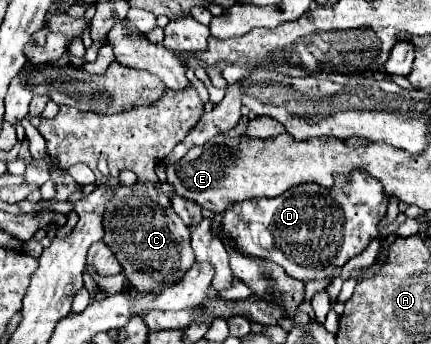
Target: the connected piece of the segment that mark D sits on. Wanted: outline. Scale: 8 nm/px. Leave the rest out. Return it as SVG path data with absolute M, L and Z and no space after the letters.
M355 170L347 184L343 176L337 176L337 184L331 190L305 184L277 198L233 204L223 212L221 224L241 252L283 266L283 270L297 280L323 280L333 268L361 254L365 246L379 236L377 222L385 216L387 202L389 198L383 196L383 186L373 176Z

